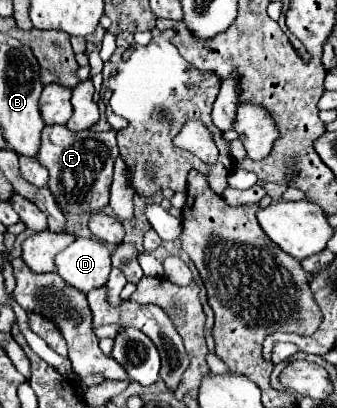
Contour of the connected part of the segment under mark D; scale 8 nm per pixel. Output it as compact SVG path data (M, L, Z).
M76 239L54 257L54 265L56 273L82 293L104 287L112 269L110 251L94 239Z

